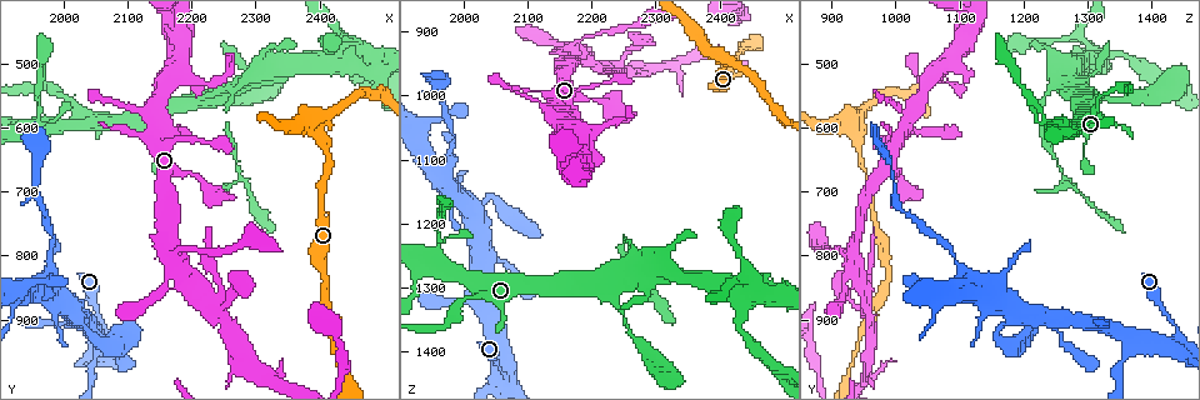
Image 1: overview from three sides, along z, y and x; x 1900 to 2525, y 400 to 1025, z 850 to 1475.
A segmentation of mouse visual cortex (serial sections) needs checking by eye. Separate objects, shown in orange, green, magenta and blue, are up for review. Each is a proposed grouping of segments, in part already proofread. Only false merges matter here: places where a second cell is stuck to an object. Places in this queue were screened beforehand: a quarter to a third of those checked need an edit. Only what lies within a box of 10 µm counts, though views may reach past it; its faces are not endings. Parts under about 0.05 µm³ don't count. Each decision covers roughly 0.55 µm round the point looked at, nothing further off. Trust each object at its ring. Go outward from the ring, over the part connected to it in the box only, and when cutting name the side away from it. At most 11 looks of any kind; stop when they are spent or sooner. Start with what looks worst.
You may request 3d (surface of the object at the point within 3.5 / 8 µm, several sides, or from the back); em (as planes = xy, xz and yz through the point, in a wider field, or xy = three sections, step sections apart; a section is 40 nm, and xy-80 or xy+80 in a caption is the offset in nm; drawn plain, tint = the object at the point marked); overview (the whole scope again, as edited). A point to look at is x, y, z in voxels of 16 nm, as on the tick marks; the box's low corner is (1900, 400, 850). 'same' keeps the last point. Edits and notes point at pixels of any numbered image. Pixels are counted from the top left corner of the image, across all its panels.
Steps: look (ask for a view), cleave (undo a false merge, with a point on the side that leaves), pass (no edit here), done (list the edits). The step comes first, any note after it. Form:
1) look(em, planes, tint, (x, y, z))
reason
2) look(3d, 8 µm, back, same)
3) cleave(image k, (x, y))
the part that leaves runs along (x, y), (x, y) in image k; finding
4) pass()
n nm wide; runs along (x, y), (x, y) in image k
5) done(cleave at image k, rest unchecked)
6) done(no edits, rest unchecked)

look(3d, 8 µm, (2065, 935, 1435))
abrupt turn

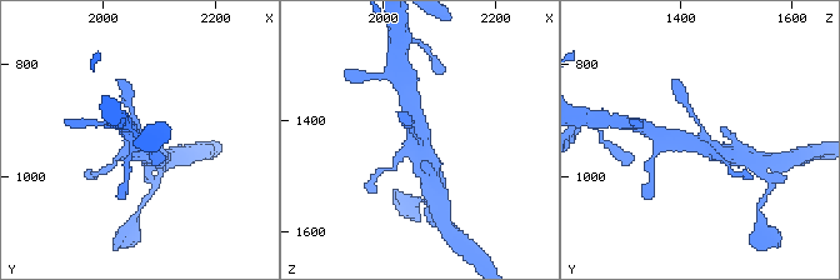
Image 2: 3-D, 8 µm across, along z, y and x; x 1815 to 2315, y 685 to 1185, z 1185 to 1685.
look(em, xy, step 1, tint, same)
4 arms; arms of 150, 250, 450, 450 nm

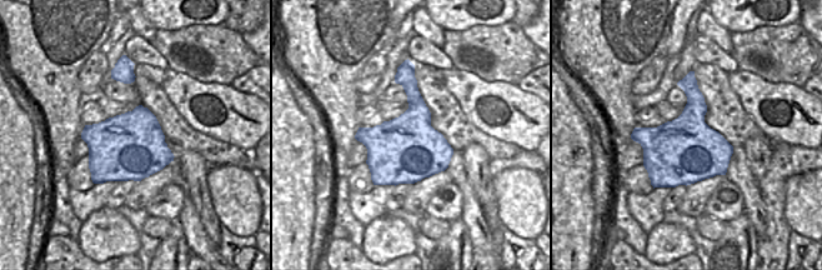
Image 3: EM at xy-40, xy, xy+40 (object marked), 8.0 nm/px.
pass()
runs along (689, 108), (701, 126), (698, 140), (665, 138) in image 2; all the same cell

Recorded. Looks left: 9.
look(3d, 3.5 µm, (2255, 585, 1230))
a narrow waist

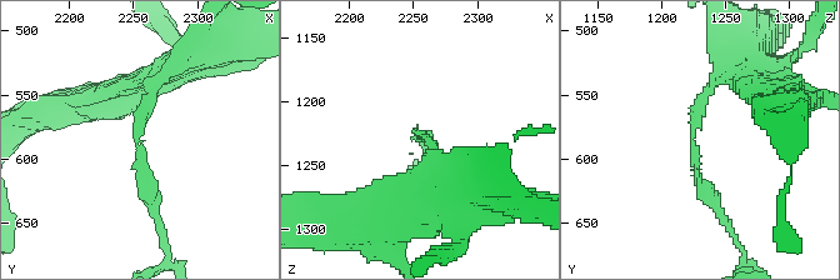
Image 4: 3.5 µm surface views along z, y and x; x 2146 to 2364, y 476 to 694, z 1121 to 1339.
look(em, xy, step 1, tint, (2254, 586, 1226))
arms of 150, 150 nm; need the tissue

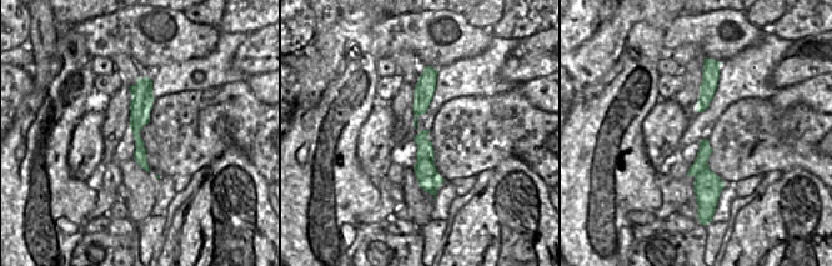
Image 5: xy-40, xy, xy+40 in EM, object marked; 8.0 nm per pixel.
cleave(image 4, (139, 175))
the part that leaves runs along (136, 135), (163, 243) in image 4; a second cell is stuck on

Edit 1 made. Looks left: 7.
look(3d, 3.5 µm, (2440, 485, 1310))
arms run side by side

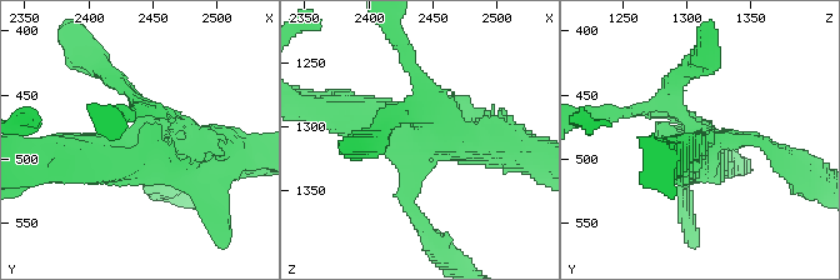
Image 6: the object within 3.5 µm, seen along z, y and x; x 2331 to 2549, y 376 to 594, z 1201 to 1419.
look(em, xy, step 2, tint, (2438, 486, 1310))

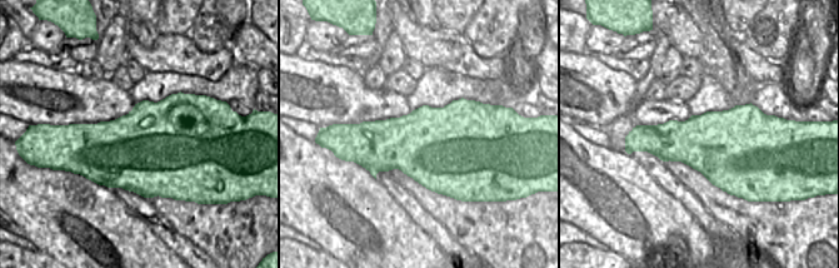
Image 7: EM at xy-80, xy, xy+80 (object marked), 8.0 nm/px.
pass()
runs along (341, 113), (418, 141), (414, 218) in image 6; one cell here

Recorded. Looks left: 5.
look(overview)
redraw

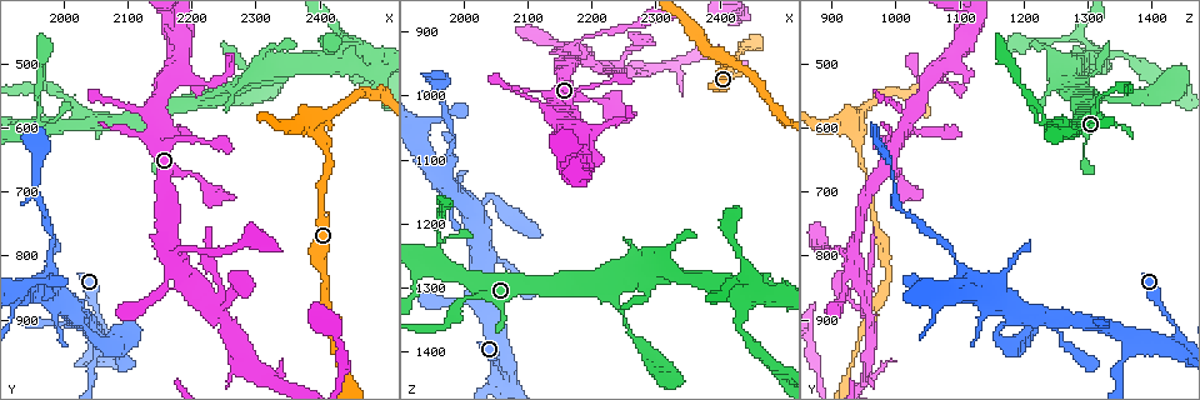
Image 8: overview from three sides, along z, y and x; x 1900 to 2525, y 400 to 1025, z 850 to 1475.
look(3d, 3.5 µm, (1985, 820, 1105))
sudden change in width

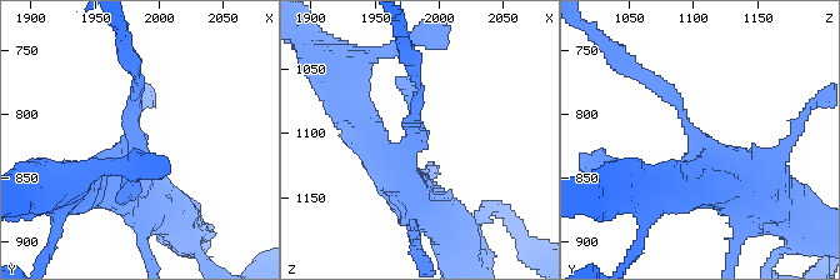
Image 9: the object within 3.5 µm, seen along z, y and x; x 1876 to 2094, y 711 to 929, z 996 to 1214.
pass()
runs along (753, 191), (646, 80) in image 9; one cell here

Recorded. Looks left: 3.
done(cleave at image 4, rest unchecked)

